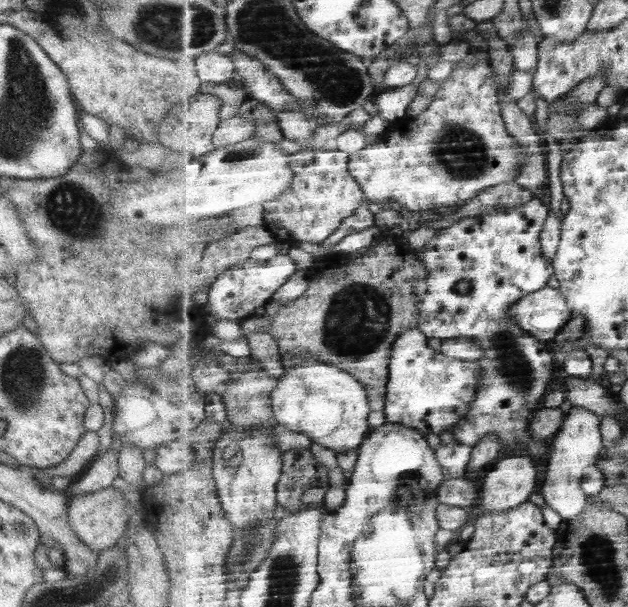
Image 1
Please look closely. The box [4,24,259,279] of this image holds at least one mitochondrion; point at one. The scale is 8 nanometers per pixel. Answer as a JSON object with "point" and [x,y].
{"point":[72,209]}

